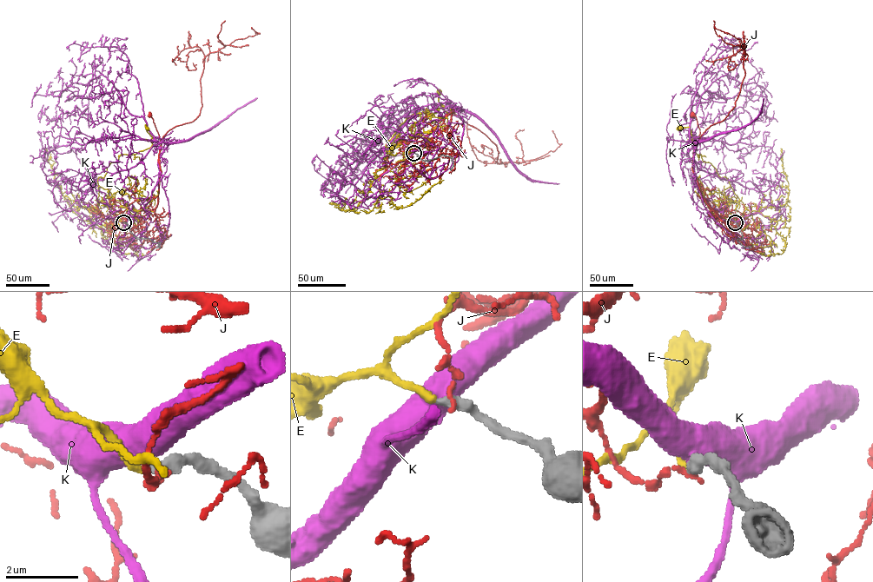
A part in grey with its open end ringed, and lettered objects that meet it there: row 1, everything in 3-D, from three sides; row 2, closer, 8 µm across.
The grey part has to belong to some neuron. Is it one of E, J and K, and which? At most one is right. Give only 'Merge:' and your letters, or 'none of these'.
Merge: none of these

